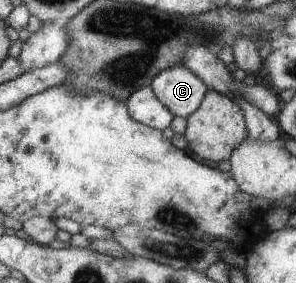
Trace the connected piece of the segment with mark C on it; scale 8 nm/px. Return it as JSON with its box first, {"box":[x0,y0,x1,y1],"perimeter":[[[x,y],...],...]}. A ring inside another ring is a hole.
{"box":[150,65,211,118],"perimeter":[[[185,65],[162,71],[150,86],[176,116],[186,118],[201,107],[211,89],[198,73]]]}

